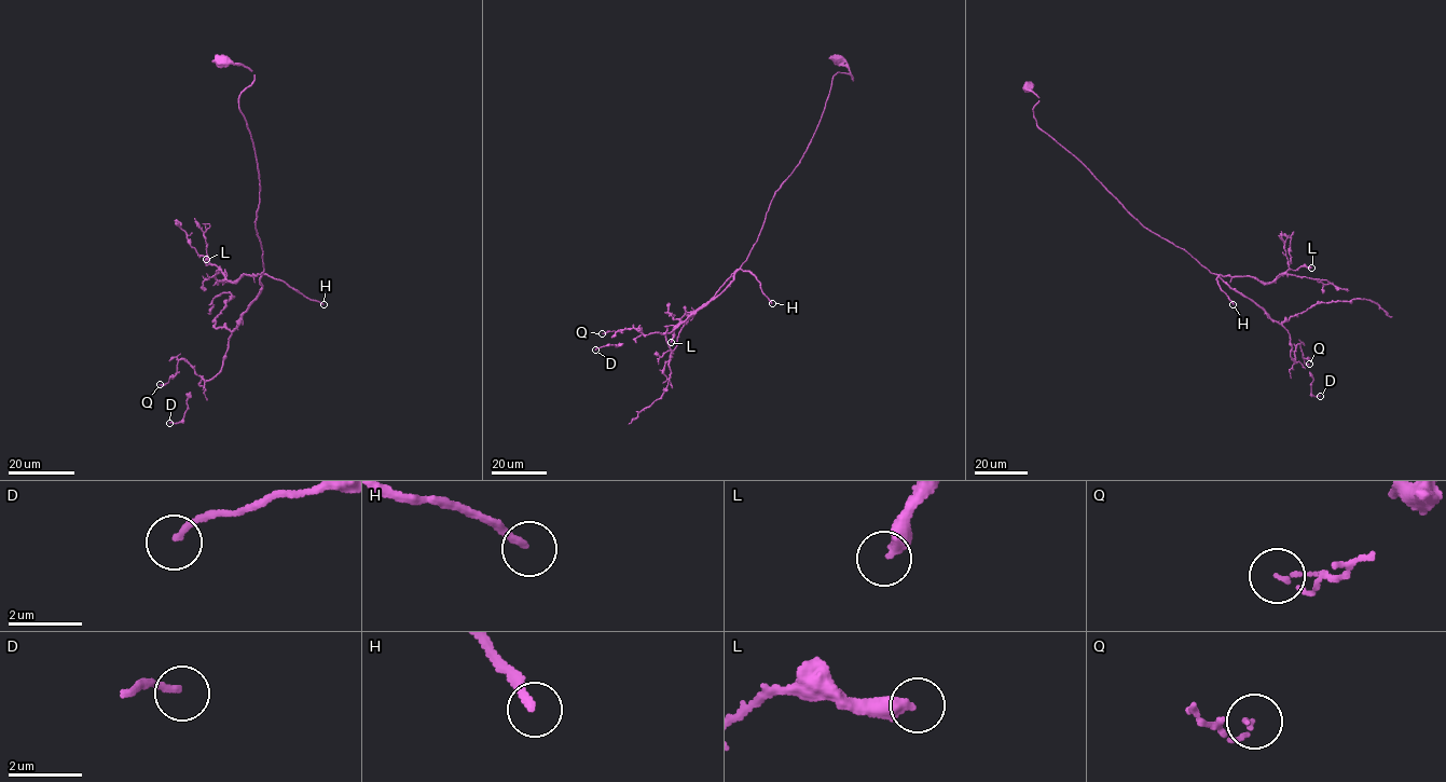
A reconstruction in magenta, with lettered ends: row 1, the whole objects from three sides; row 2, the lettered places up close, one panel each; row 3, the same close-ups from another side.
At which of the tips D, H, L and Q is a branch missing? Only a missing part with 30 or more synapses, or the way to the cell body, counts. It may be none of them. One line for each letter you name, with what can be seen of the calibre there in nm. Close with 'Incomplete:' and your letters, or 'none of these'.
H: 220 nm
Incomplete: H

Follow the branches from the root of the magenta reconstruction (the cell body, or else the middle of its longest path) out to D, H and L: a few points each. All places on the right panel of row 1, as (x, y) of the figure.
D: (1028, 86), (1038, 97), (1036, 125), (1129, 214), (1288, 330), (1292, 359), (1309, 372), (1312, 394), (1320, 396)
H: (1028, 86), (1038, 97), (1033, 109), (1038, 127), (1073, 154), (1142, 224), (1217, 274), (1216, 282), (1233, 304)
L: (1028, 86), (1038, 97), (1033, 109), (1038, 127), (1140, 222), (1212, 273), (1266, 283), (1286, 271), (1311, 268)

